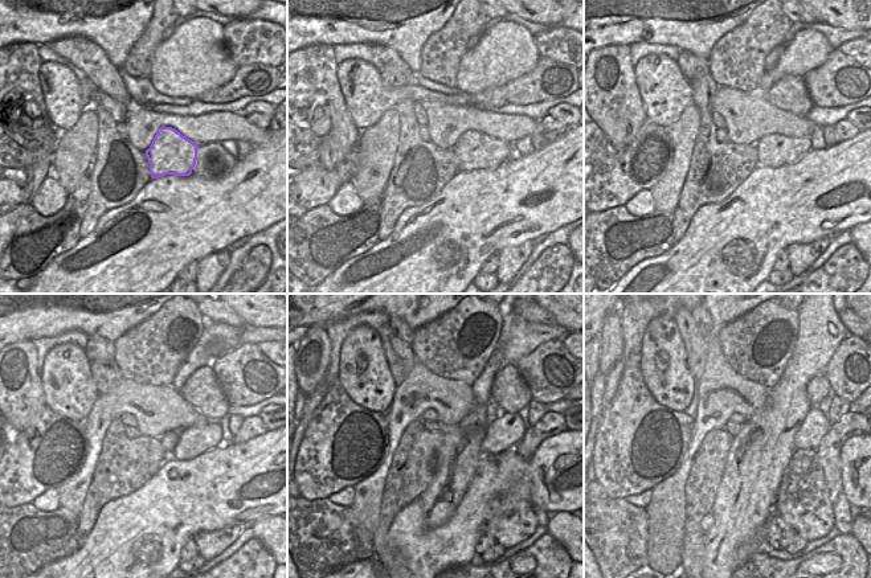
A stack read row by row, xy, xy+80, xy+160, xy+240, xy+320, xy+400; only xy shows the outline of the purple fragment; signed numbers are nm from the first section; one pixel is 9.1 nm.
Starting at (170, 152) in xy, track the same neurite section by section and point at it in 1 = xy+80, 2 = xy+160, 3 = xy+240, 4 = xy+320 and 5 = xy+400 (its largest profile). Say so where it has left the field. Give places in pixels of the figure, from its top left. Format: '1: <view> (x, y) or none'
1: xy+80 (473, 150)
2: xy+160 (773, 151)
3: xy+240 (197, 439)
4: xy+320 (503, 433)
5: xy+400 (816, 425)

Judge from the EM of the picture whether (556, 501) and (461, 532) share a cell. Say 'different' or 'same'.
same

